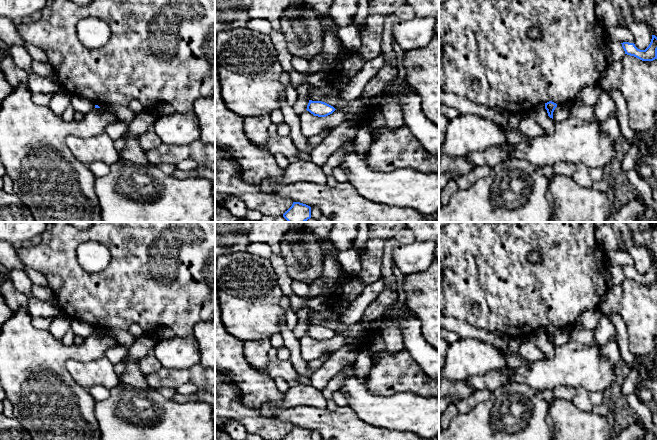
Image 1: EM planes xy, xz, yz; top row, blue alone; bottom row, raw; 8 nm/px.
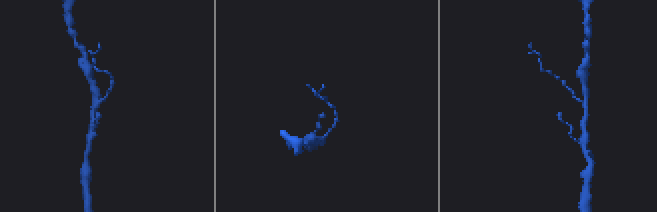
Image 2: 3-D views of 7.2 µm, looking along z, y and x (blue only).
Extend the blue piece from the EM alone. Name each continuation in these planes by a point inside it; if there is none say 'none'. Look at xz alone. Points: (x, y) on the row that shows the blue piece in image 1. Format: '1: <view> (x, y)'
none

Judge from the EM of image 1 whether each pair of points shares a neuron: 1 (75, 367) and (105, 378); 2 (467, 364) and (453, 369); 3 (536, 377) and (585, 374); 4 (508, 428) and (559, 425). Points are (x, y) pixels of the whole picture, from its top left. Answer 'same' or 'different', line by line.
1: same
2: same
3: same
4: different

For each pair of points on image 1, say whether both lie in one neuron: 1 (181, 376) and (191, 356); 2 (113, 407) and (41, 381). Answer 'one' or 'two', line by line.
1: two
2: two

